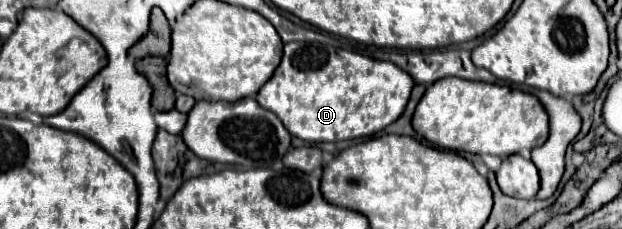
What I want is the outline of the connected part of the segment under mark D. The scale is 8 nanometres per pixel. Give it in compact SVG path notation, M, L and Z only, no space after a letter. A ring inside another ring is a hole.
M288 42L284 44L282 60L272 78L258 90L256 102L274 112L282 120L286 130L296 138L308 142L338 142L372 136L392 124L404 112L412 86L412 78L408 78L408 74L404 74L404 70L400 70L392 62L374 60L318 42Z

